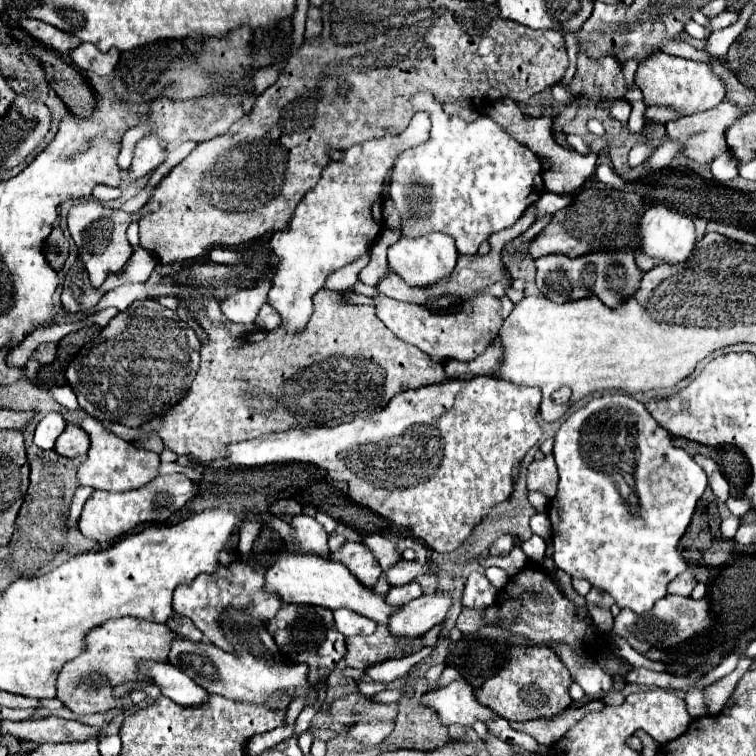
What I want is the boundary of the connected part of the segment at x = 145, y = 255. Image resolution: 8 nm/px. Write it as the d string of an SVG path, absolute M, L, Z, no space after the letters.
M138 247L138 249L134 249L134 253L128 259L126 267L116 275L118 277L118 283L122 281L122 275L125 275L125 278L129 281L145 282L151 272L154 271L156 264L154 255L148 249Z

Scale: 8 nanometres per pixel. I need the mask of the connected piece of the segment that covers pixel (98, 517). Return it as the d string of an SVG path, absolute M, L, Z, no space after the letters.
M182 473L164 475L164 477L158 475L158 477L154 477L154 481L146 483L140 489L132 489L132 491L122 491L122 493L94 491L82 509L78 527L80 527L82 535L96 541L100 545L100 549L108 549L114 545L114 541L118 537L122 537L124 533L130 533L138 525L166 523L168 517L172 513L176 513L178 509L182 509L188 503L188 499L192 499L196 493L198 493L198 485L192 483Z

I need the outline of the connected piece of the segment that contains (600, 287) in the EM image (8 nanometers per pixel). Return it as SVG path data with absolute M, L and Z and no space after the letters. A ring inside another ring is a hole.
M588 253L584 257L570 259L566 255L546 255L536 261L536 285L554 303L566 303L574 299L598 297L606 307L614 309L640 289L642 271L634 263L632 253Z

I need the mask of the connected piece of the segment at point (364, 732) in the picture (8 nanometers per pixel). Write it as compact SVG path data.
M370 721L370 723L356 723L350 729L350 737L368 743L368 745L380 745L394 729L394 721Z

